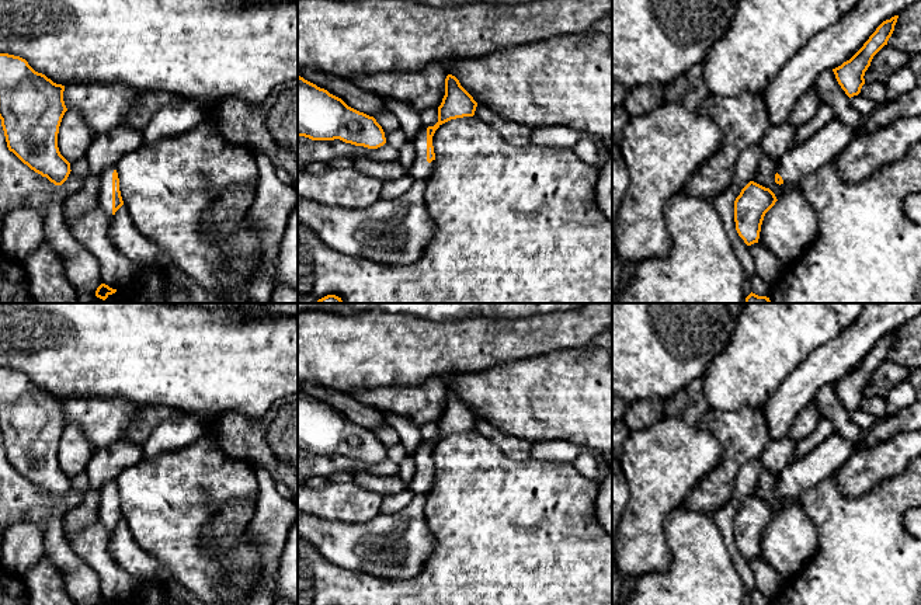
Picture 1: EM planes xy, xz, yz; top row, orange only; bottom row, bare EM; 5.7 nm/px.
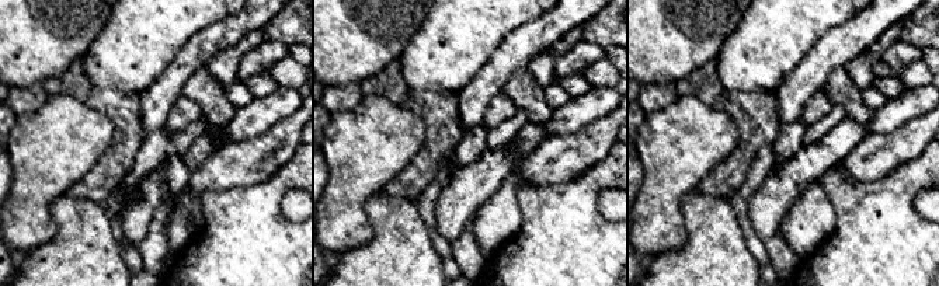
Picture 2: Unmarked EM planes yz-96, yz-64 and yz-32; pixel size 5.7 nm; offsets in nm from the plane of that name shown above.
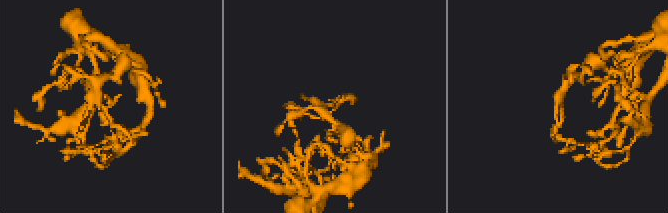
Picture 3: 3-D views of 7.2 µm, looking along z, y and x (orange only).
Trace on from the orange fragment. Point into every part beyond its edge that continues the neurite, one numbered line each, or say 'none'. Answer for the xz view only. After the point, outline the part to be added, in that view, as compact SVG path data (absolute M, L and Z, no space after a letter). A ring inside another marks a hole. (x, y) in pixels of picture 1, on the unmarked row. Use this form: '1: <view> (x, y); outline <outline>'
1: xz (423, 484); outline M423 441L416 453L414 453L414 463L417 466L416 480L411 483L411 490L416 494L421 494L428 497L434 487L435 487L435 474L431 477L427 476L427 442Z

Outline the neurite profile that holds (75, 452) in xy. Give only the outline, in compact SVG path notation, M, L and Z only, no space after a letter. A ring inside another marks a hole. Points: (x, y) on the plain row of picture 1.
M70 423L65 427L59 448L58 462L60 469L69 476L74 477L86 472L86 466L94 455L94 449L86 439L80 425Z

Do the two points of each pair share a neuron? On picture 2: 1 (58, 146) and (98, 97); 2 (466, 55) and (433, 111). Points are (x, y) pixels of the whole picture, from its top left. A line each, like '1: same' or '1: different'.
1: different
2: different

